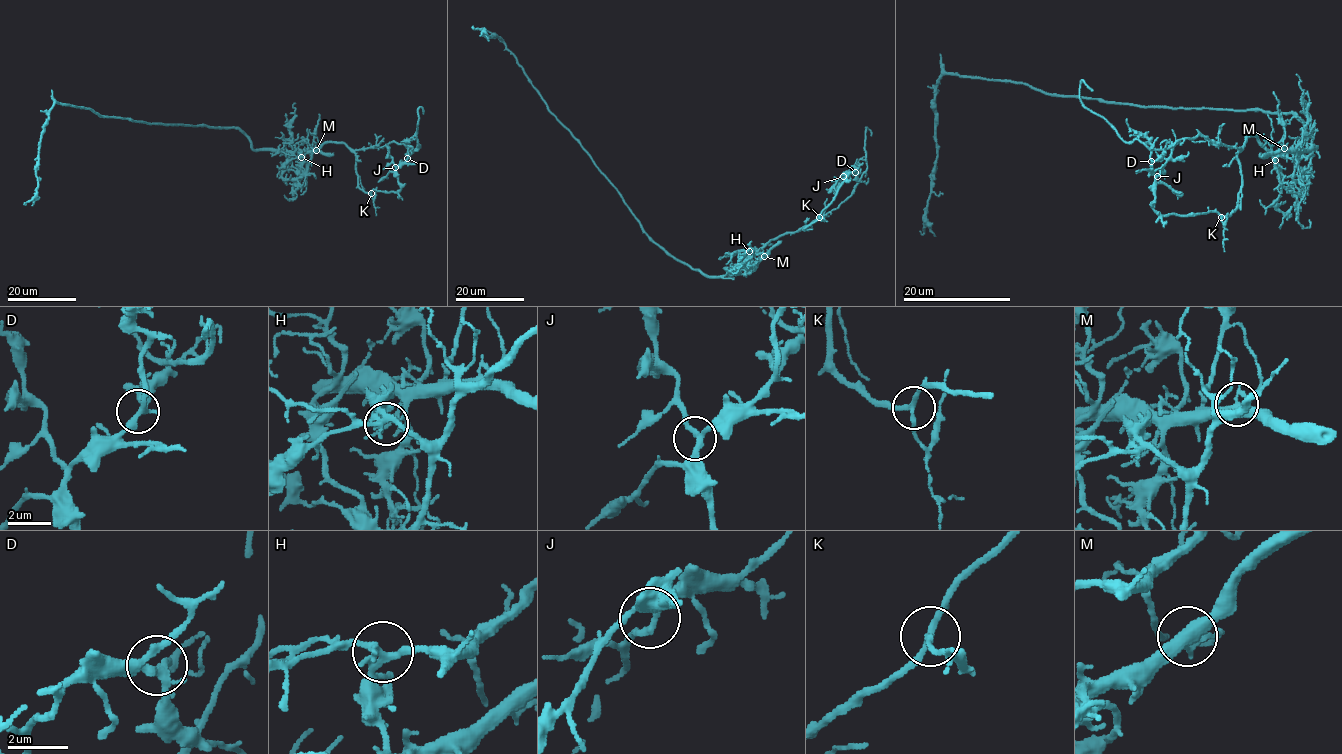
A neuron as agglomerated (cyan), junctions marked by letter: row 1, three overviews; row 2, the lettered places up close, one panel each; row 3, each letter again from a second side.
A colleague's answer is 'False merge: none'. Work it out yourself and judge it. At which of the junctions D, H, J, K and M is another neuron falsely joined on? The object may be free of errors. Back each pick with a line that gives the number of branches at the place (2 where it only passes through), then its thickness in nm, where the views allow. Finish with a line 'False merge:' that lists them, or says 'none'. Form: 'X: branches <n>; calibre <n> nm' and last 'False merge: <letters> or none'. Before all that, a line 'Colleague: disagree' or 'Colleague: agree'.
Colleague: disagree
M: branches 3; calibre 360 nm
False merge: M

